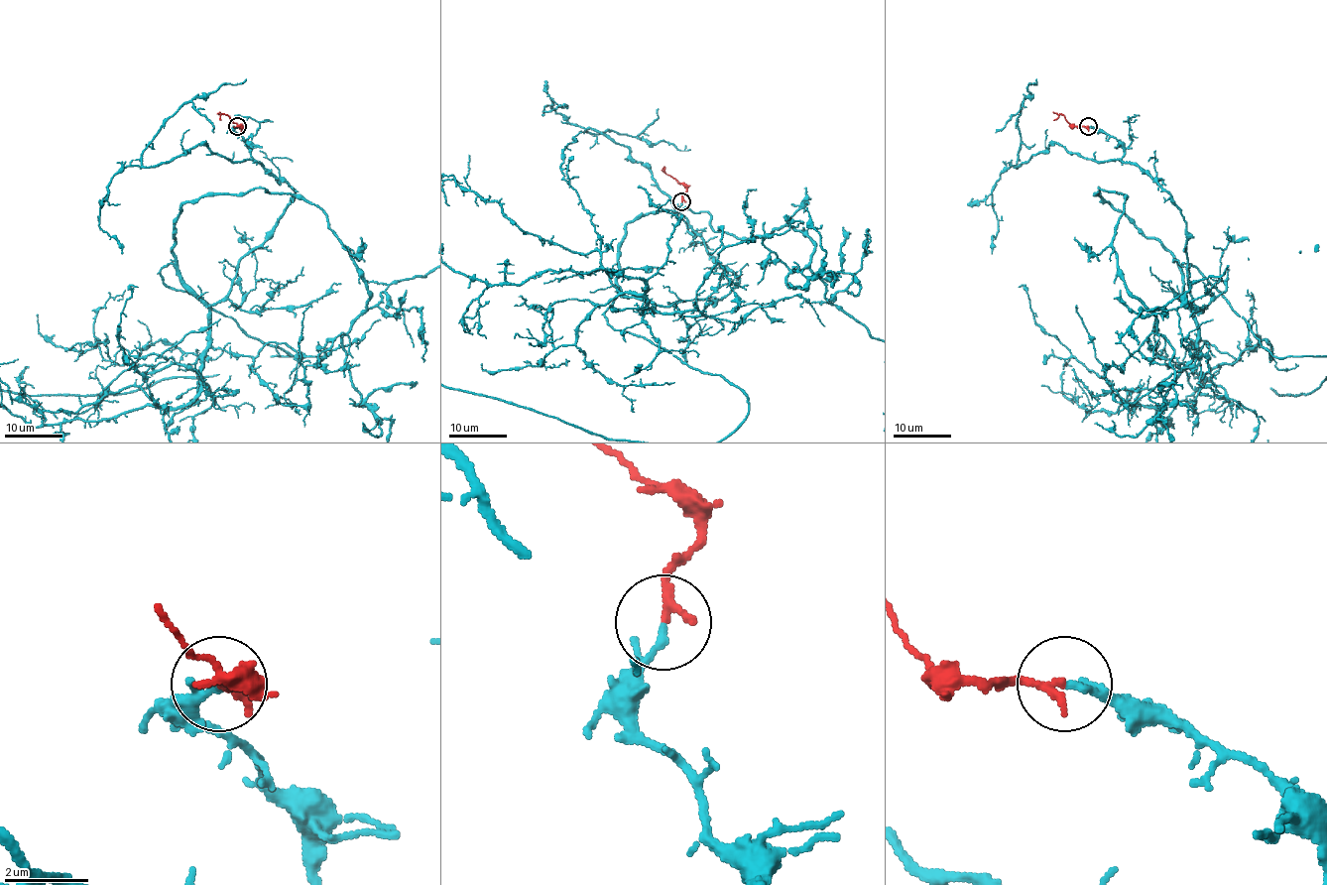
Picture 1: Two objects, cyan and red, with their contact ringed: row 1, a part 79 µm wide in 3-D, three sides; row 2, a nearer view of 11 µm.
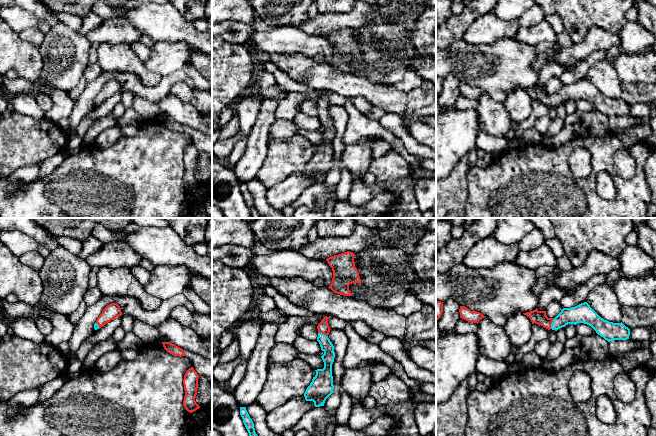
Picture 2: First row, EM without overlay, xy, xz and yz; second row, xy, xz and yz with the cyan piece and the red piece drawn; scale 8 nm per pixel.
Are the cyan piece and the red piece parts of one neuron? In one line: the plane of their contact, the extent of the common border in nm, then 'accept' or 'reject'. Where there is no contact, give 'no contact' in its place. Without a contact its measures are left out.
xz | 90 nm | accept

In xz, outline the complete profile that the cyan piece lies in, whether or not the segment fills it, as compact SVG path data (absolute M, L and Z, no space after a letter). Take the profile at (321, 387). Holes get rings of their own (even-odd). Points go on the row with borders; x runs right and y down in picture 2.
M325 316L317 326L317 341L320 344L321 350L324 352L321 356L324 362L324 368L315 370L316 375L304 393L305 400L313 401L315 407L324 406L326 399L332 394L334 389L332 364L334 362L335 352L332 342L328 338L331 330L328 319L329 317Z

